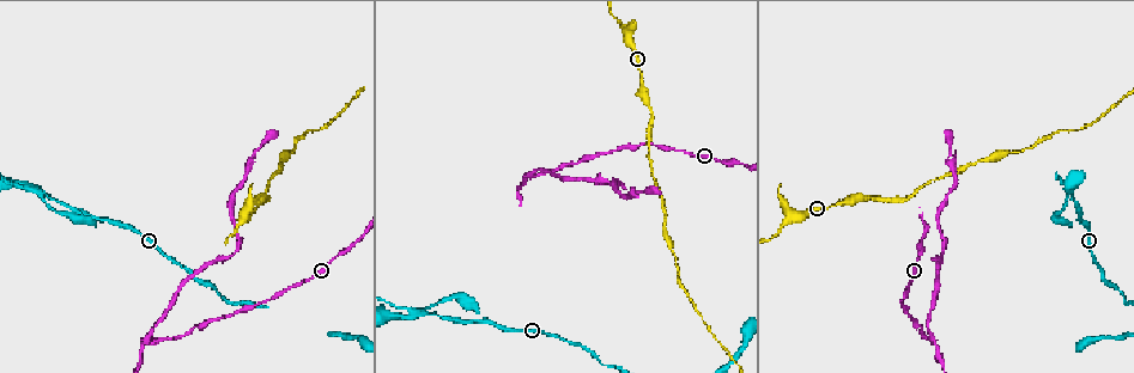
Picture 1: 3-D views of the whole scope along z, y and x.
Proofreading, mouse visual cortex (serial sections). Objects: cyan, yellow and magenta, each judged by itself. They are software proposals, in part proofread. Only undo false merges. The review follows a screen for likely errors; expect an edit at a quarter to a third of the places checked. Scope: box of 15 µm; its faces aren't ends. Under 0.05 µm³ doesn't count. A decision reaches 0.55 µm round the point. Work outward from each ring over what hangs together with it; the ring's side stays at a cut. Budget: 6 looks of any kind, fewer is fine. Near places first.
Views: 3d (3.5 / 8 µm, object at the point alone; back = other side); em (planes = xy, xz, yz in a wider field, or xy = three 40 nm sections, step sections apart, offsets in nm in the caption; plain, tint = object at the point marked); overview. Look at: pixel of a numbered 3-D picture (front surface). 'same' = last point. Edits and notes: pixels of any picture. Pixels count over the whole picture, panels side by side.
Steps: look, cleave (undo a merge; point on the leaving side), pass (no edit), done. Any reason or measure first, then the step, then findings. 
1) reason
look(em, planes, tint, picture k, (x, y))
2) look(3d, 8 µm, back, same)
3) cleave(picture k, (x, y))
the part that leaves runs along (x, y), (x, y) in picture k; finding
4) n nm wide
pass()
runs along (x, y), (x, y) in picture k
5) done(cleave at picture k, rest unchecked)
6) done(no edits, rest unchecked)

abrupt turn
look(3d, 8 µm, picture 1, (788, 218))

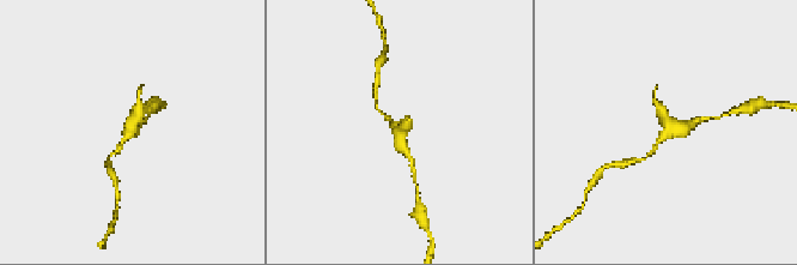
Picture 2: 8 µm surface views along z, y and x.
look(3d, 3.5 µm, picture 2, (670, 127))

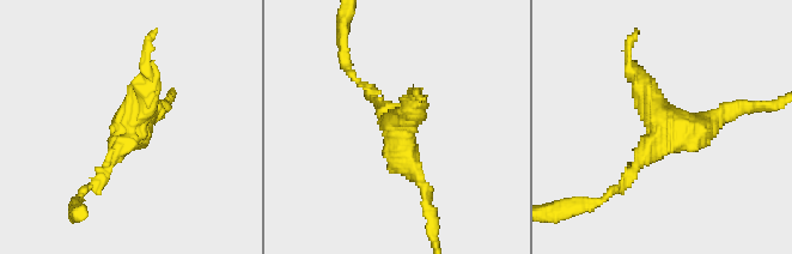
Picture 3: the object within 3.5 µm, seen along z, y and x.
shape alone is not enough
look(em, xy, step 1, tint, picture 3, (132, 132))

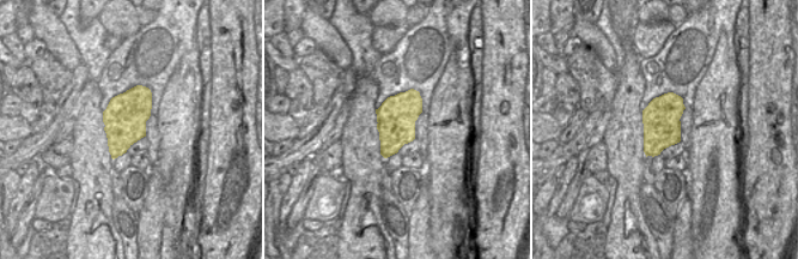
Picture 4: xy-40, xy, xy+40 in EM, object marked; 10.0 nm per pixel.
cleave(picture 3, (145, 91))
the part that leaves runs along (138, 114), (156, 29) in picture 3; two cells meet here

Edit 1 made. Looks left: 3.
a fork
look(3d, 3.5 µm, picture 1, (426, 314))

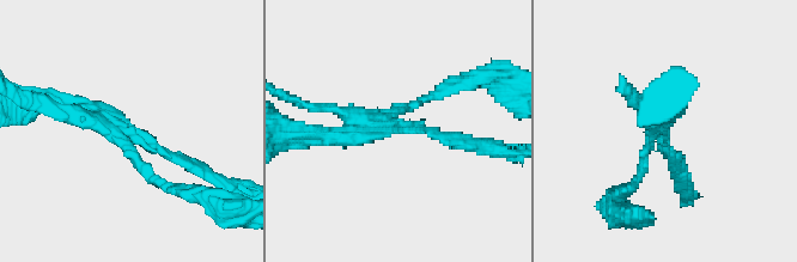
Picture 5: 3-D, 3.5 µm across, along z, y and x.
3 arms; arms of 150, 150, 250 nm; need the tissue
look(em, xy, step 3, tint, picture 5, (660, 132))

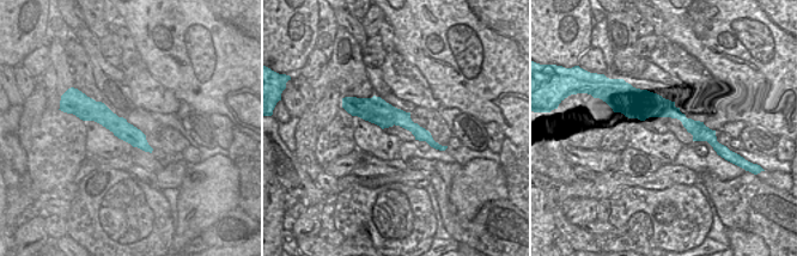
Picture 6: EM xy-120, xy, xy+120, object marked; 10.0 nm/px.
cleave(picture 5, (144, 166))
the part that leaves runs along (122, 134), (163, 186), (207, 196) in picture 5; a second cell is stuck on

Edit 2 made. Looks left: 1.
done(cleave at picture 3, cleave at picture 5, rest unchecked)

